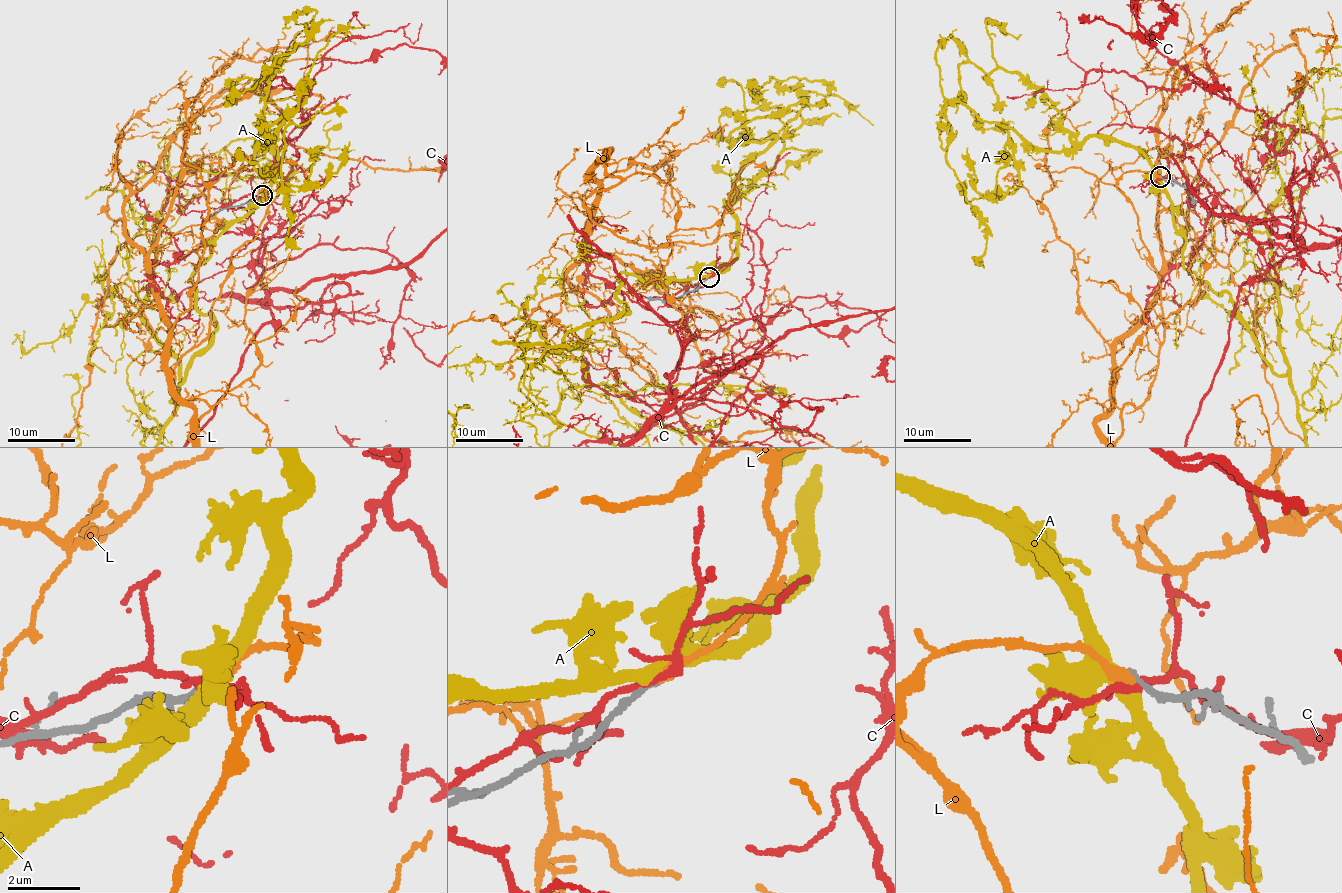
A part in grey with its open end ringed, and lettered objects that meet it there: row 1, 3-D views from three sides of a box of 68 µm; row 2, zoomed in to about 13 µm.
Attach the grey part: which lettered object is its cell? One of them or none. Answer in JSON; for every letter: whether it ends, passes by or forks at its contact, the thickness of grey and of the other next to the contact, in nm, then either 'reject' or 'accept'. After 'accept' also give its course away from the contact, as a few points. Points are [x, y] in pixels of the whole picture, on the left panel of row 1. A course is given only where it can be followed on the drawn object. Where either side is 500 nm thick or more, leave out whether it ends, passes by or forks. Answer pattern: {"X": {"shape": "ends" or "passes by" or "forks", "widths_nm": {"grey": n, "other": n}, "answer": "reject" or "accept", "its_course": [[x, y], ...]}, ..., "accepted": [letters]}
{"A": {"shape": "passes by", "widths_nm": {"grey": 170, "other": 400}, "answer": "reject"}, "C": {"shape": "passes by", "widths_nm": {"grey": 220, "other": 160}, "answer": "reject"}, "L": {"shape": "ends", "widths_nm": {"grey": 170, "other": 380}, "answer": "accept"}, "accepted": ["L"]}

